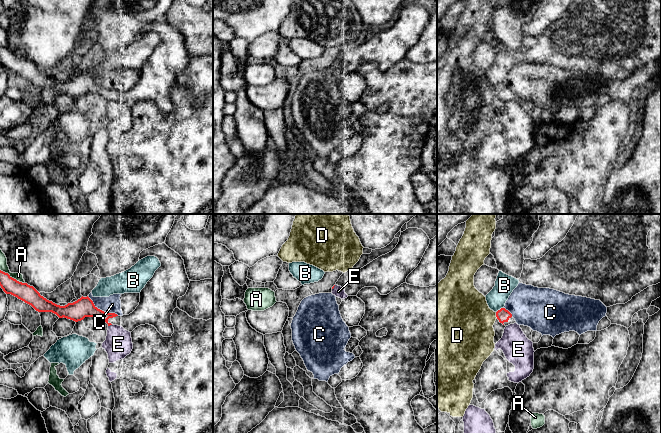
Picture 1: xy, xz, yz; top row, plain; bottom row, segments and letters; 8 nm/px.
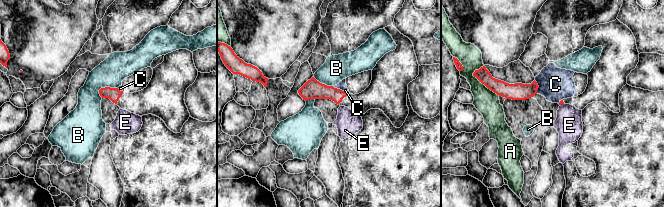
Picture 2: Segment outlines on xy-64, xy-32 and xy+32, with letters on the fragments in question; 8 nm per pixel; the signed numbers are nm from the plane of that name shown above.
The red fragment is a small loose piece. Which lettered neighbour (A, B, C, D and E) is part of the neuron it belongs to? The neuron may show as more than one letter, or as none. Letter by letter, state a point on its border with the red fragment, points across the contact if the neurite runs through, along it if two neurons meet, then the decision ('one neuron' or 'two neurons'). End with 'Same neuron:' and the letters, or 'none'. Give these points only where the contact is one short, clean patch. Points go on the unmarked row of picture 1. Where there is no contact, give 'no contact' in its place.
A: contact xy (11, 53); two neurons
B: contact yz (500, 85); border yz (502, 83), (496, 88); two neurons
C: contact xy (101, 86); border xy (87, 72), (98, 84), (107, 88), (114, 88), (118, 91); two neurons
D: contact yz (496, 91); two neurons
E: contact xy (110, 100); two neurons
Same neuron: none

